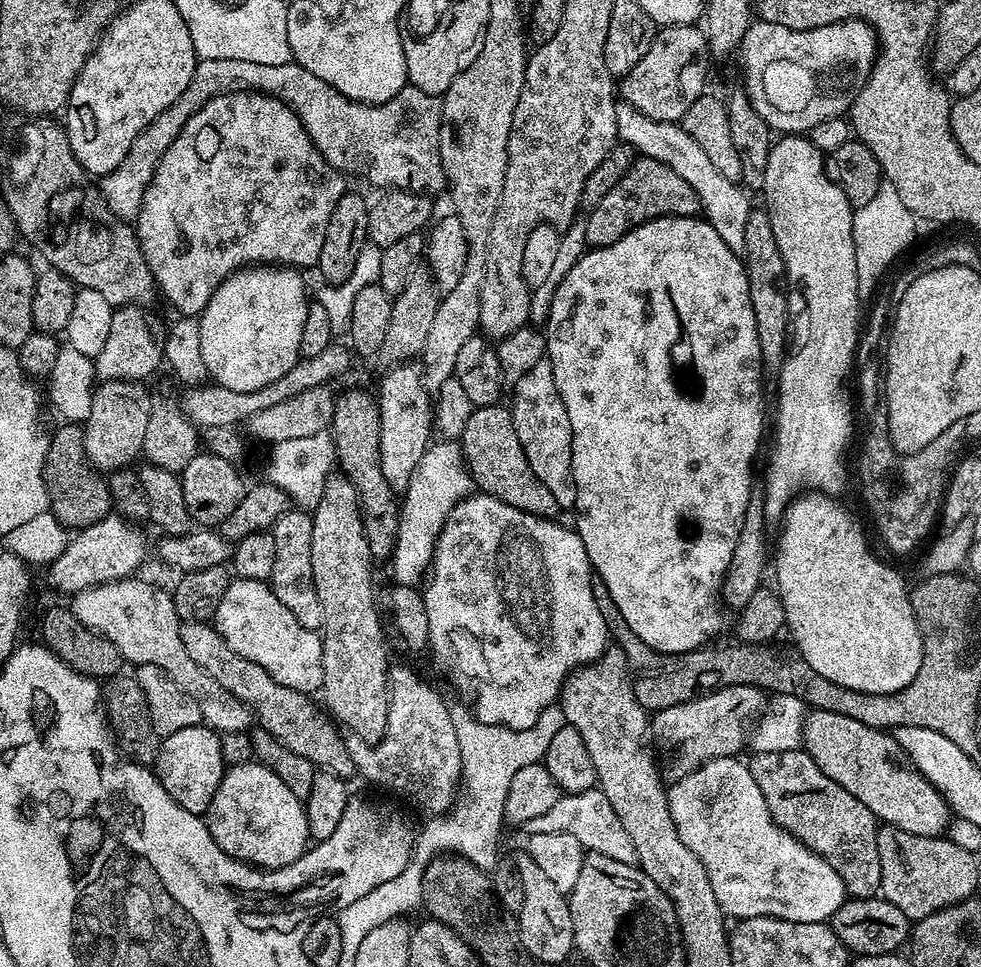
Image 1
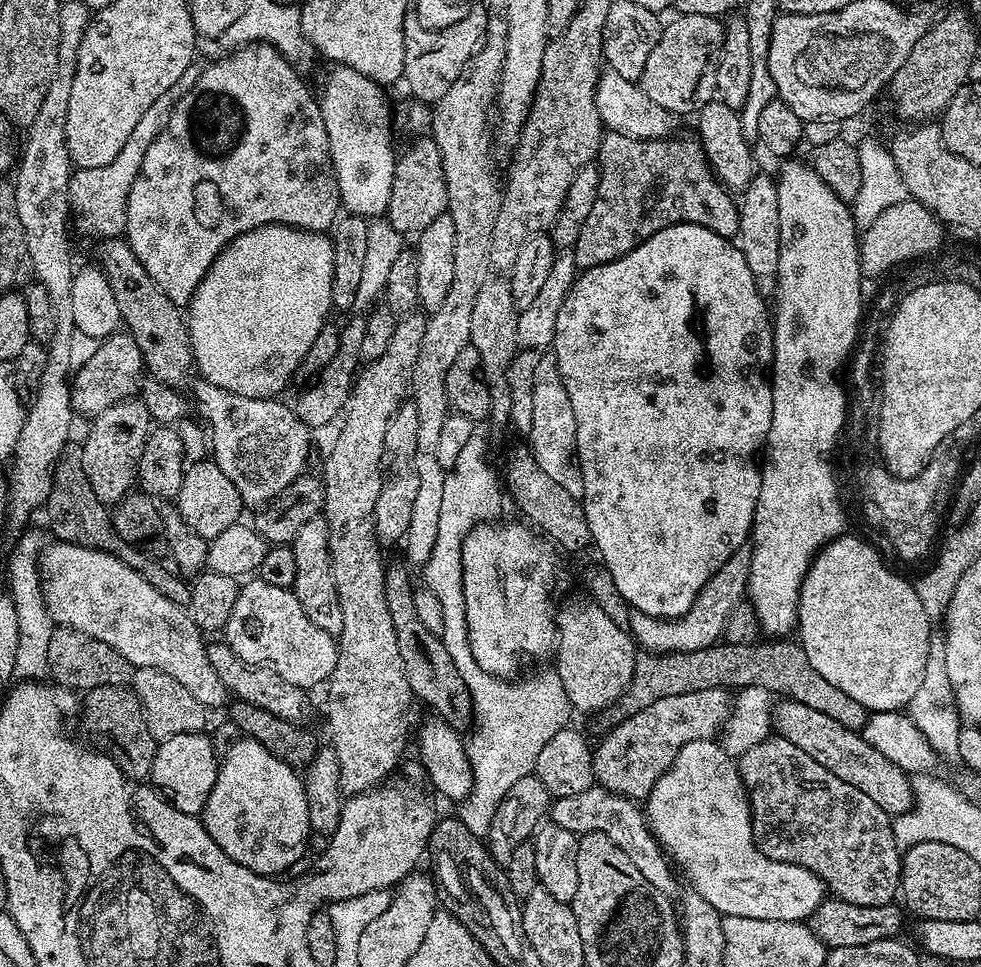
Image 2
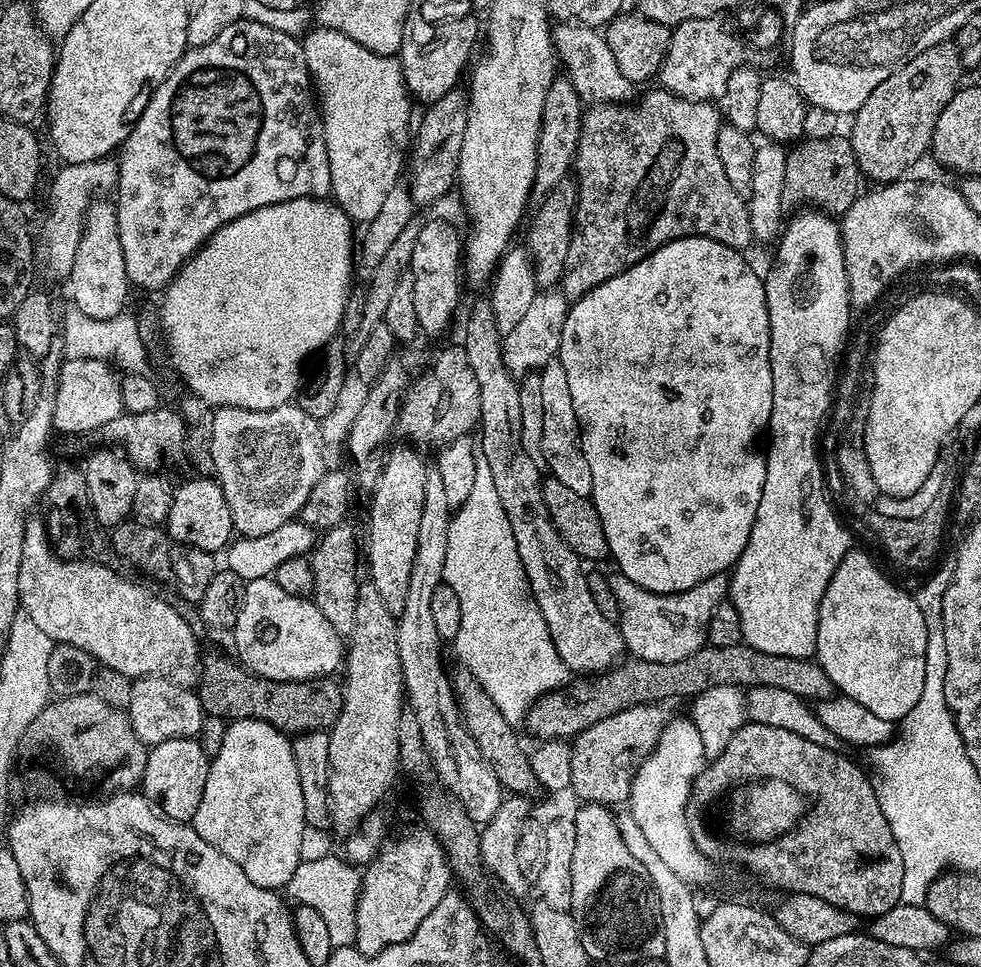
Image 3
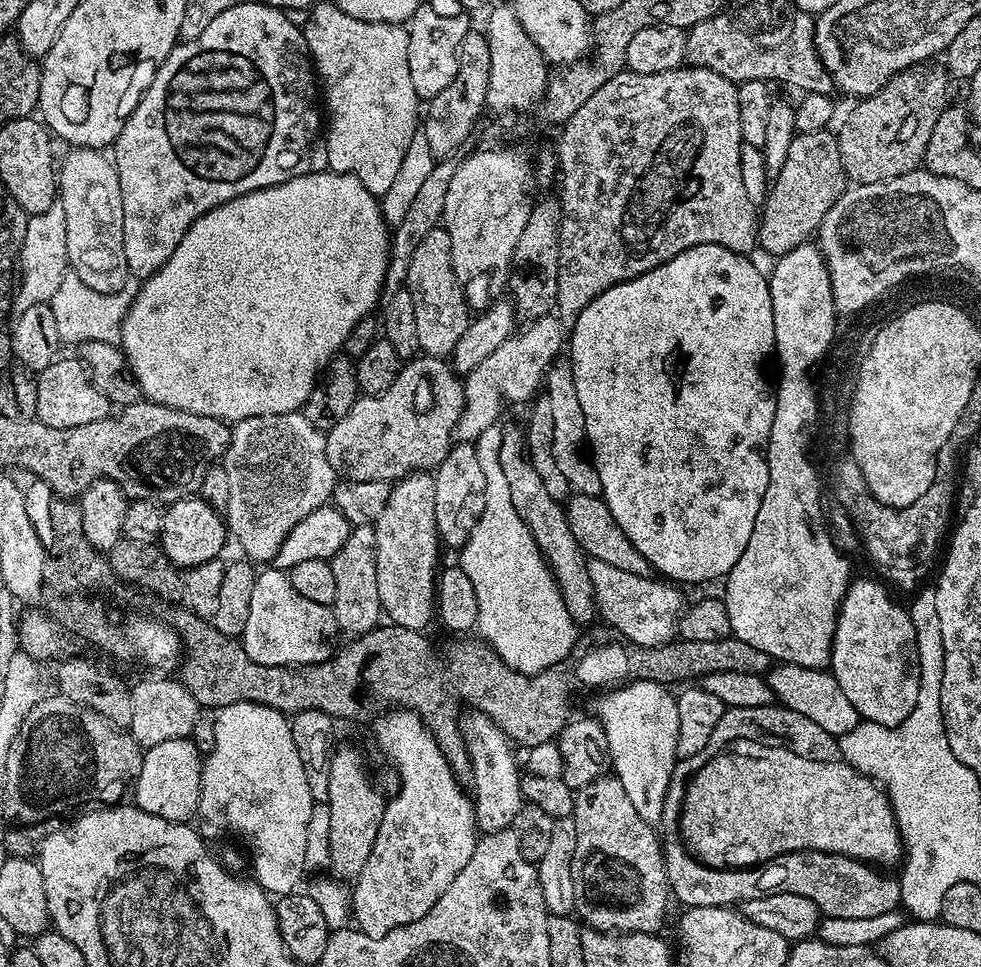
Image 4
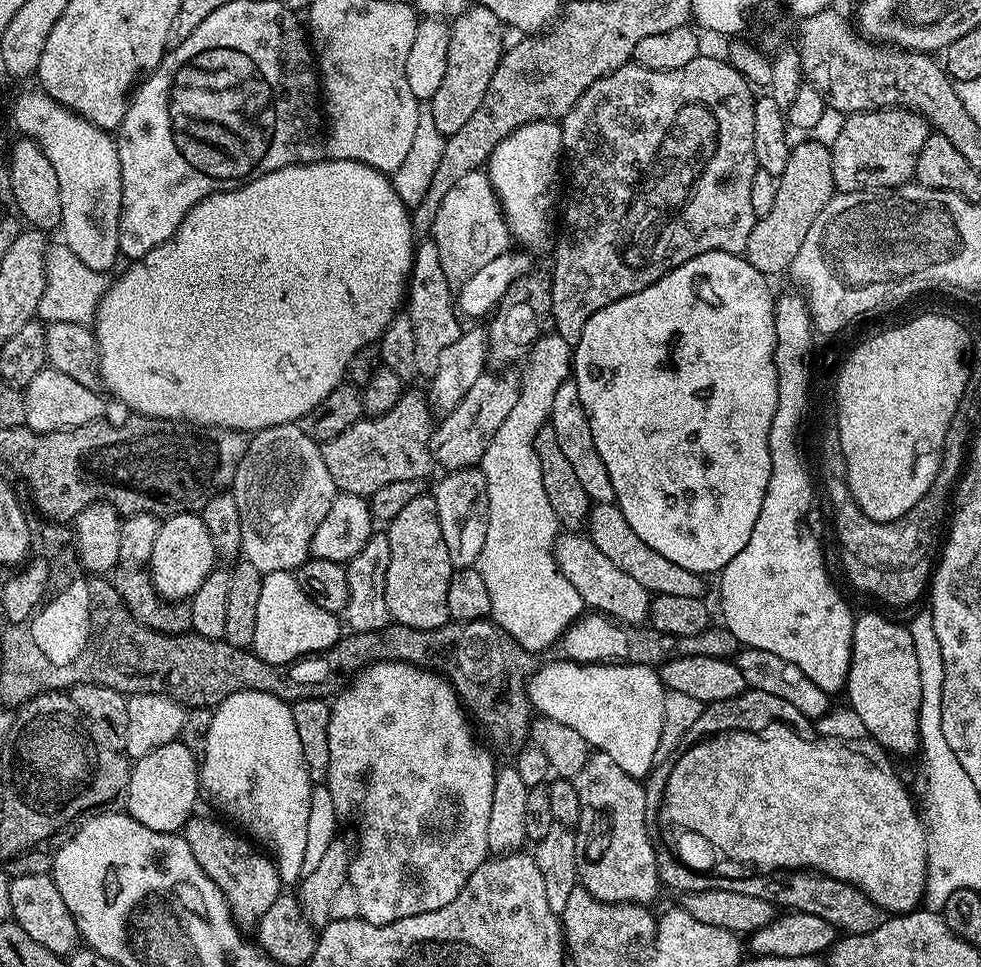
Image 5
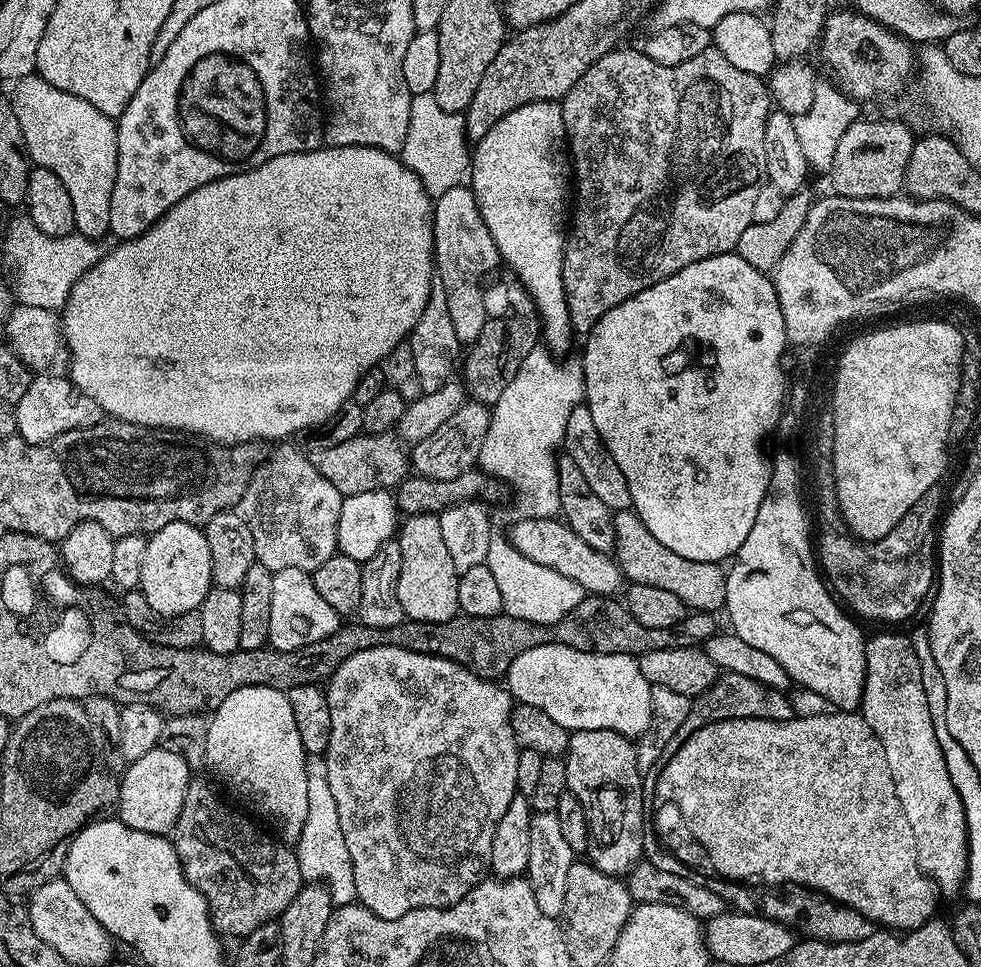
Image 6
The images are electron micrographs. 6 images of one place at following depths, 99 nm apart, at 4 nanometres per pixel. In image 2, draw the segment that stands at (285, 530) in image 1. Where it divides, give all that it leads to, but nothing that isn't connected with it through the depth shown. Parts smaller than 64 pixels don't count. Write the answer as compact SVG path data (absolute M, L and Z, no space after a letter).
M323 515L311 517L290 543L294 554L294 582L292 592L298 598L302 610L306 610L306 618L318 626L318 630L326 630L326 634L337 638L342 634L342 608L338 606L338 592L334 586L334 574L328 549L328 523Z

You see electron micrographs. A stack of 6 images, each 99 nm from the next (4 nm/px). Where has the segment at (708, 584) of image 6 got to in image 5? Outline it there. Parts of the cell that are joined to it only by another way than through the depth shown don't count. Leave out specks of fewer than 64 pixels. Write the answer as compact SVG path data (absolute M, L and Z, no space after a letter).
M616 503L593 504L588 512L588 522L586 525L586 535L589 540L618 566L618 570L630 574L644 587L650 594L674 594L678 598L701 598L704 593L705 577L698 572L691 572L682 566L677 566L675 562L670 562L670 558L662 558L658 550L650 550L634 530L630 530L630 522L622 514L622 510Z

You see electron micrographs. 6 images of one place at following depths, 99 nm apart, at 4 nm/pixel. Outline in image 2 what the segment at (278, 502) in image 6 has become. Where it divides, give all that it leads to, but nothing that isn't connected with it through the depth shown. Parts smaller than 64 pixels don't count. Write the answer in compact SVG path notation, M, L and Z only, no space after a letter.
M203 378L193 379L191 388L197 406L204 411L204 416L212 427L211 459L222 470L222 474L226 474L226 478L234 482L234 490L238 490L241 505L263 506L276 496L282 495L296 479L305 475L304 463L308 460L310 429L298 419L289 405L287 408L280 401L280 398L246 398L242 394L222 390L222 386L214 386L212 382Z

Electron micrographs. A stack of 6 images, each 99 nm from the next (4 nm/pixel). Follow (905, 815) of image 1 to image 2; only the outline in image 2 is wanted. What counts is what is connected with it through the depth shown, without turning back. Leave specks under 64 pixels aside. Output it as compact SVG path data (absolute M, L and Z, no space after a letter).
M781 699L772 709L772 726L775 735L794 742L794 746L810 754L818 766L826 766L830 774L842 778L842 782L850 782L850 786L862 790L862 794L870 794L870 799L878 802L878 806L882 806L889 816L901 816L912 808L914 797L909 773L894 766L890 758L878 754L878 750L874 750L874 746L870 746L870 742L866 742L860 732L846 730L842 722L834 722L834 718L822 714L822 710L785 699Z

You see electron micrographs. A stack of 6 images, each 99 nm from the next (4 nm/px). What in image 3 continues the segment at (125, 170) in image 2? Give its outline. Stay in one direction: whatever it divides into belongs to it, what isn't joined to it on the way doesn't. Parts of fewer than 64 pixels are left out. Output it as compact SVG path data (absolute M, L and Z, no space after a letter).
M105 158L103 160L91 160L90 162L78 162L77 164L64 164L60 166L60 169L56 172L56 177L52 180L52 186L48 190L48 213L44 216L44 225L40 228L40 236L38 232L38 240L44 243L44 260L48 263L48 268L53 272L54 275L60 276L60 278L67 278L70 274L70 270L74 266L74 254L78 254L78 242L82 238L84 233L84 215L88 212L88 205L93 203L94 196L92 196L92 191L95 190L96 184L108 184L108 186L115 185L116 178L118 175L118 164L115 159Z

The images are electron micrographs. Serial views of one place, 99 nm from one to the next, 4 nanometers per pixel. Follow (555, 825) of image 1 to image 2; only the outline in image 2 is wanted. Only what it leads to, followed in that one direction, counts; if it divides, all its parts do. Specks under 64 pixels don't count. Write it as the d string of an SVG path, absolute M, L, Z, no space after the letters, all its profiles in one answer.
M593 786L582 790L582 794L570 794L570 798L557 799L551 805L550 820L551 823L562 826L562 830L577 834L597 832L610 838L610 842L614 842L614 846L618 846L618 850L622 850L622 854L626 854L626 858L630 858L630 862L634 862L634 866L642 870L642 878L646 878L652 888L672 894L676 888L676 880L668 866L669 859L648 827L645 813L636 808L639 807L633 801L619 796L617 792L608 792L604 788Z

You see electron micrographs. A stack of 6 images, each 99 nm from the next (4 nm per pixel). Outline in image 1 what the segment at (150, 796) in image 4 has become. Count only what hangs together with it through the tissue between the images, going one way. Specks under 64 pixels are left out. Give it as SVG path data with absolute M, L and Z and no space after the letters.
M201 722L163 737L156 749L154 771L166 794L170 794L170 798L174 798L182 810L190 810L190 814L203 817L226 771L220 733Z

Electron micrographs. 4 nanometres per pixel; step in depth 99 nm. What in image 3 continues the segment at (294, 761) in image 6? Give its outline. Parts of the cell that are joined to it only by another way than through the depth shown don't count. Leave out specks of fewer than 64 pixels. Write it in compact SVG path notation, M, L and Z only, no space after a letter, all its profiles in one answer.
M234 720L226 730L222 750L211 757L206 774L206 790L198 802L198 814L190 822L198 838L206 838L214 850L222 850L226 858L234 858L246 878L254 886L280 890L290 882L301 862L304 803L302 785L298 782L298 766L294 766L292 740L264 720Z

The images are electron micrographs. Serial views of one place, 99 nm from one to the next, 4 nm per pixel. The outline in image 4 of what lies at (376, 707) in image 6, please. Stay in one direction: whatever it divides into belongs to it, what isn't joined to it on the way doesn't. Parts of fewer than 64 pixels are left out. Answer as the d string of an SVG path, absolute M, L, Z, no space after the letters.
M388 710L375 717L372 732L380 752L396 767L400 775L400 793L384 805L382 826L378 826L378 838L374 838L374 850L362 874L358 874L351 885L351 919L359 931L370 938L382 938L398 926L418 922L446 894L446 886L458 878L458 870L470 862L478 839L476 806L467 791L460 789L440 744L435 740L427 724L411 710Z

